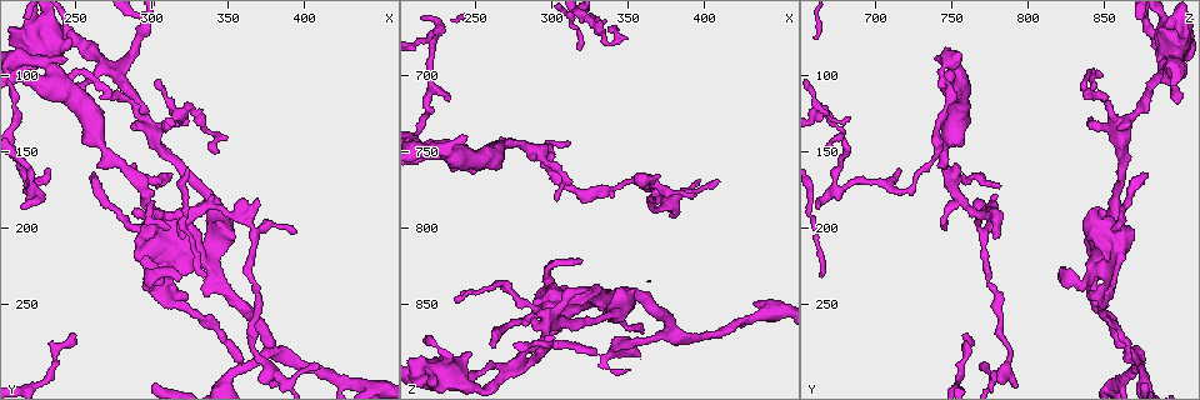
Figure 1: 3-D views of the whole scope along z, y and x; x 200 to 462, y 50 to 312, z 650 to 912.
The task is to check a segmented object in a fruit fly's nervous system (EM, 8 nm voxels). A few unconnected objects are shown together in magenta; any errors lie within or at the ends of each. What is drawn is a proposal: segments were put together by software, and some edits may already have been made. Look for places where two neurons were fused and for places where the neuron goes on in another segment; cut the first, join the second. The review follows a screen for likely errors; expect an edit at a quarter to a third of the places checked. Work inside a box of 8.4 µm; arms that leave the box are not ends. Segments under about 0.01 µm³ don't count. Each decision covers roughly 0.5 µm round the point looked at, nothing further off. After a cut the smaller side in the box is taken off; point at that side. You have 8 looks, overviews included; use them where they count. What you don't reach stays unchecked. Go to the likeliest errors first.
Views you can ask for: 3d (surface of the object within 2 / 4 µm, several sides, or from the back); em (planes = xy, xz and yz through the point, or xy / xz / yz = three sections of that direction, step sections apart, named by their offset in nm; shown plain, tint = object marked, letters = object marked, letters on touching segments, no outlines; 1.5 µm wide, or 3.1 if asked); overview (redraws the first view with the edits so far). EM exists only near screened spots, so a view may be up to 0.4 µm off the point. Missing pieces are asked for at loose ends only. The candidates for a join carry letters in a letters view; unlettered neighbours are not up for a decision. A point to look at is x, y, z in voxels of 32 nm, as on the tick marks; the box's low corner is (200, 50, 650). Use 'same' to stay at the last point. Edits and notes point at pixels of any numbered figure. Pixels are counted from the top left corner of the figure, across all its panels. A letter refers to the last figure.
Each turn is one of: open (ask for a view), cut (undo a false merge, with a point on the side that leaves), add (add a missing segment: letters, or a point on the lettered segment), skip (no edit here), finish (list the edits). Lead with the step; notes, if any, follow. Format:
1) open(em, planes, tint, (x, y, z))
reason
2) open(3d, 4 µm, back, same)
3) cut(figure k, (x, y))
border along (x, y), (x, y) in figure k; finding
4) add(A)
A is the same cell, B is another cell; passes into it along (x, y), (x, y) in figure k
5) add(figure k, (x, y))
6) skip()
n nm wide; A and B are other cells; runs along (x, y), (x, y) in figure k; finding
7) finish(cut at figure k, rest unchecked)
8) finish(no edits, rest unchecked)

open(3d, 2 µm, (410, 290, 770))
branch stops here

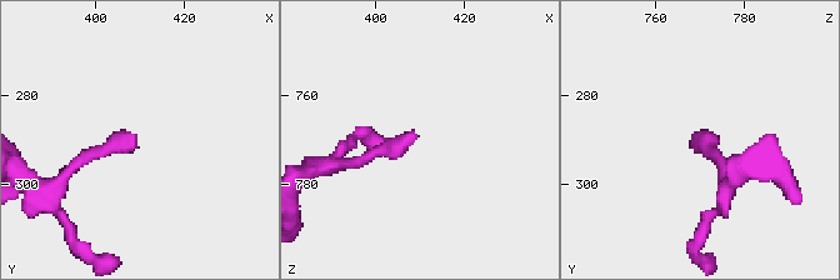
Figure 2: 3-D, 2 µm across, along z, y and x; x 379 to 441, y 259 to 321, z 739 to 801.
open(em, planes, letters, (409, 292, 769))
need the tissue

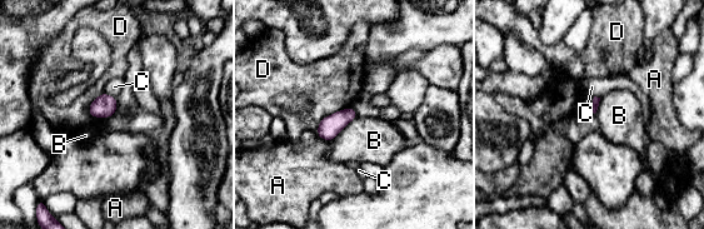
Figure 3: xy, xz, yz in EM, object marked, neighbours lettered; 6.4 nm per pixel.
skip()
A, B, C and D are other cells; border along (357, 117), (328, 142) in figure 3; no lettered segment goes on from it

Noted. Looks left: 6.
open(em, xz, step 4, tint, (324, 128, 840))
thin end

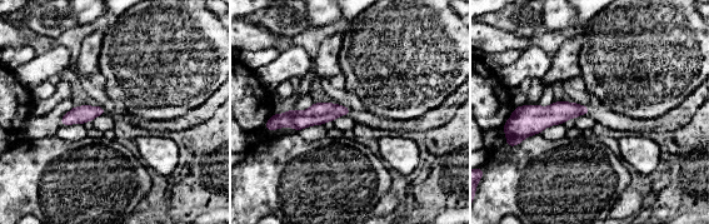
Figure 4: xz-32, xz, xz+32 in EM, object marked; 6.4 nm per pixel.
open(em, planes, letters, same)

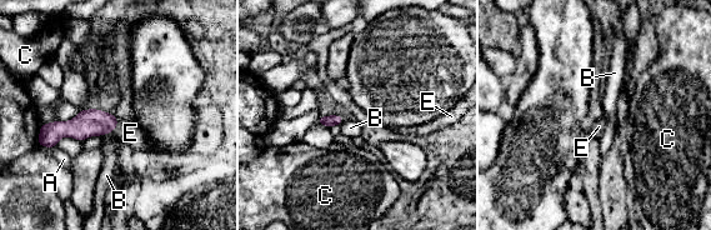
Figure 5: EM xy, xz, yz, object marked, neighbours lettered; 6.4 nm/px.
add(E)
E is the same cell, A, B and C are other cells; passes into it along (89, 123), (116, 124), (130, 133) in figure 5; the neuron continues

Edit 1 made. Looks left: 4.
open(em, planes, letters, (320, 128, 684))
branch stops here

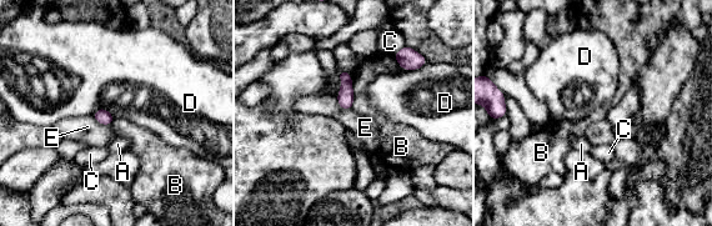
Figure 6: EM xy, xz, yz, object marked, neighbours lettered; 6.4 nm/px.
skip()
B touches over 240 nm; A, B, C, D and E are other cells; border along (349, 73), (352, 80), (352, 108) in figure 6; no lettered segment goes on from it

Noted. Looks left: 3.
finish(add at figure 5, rest unchecked)

